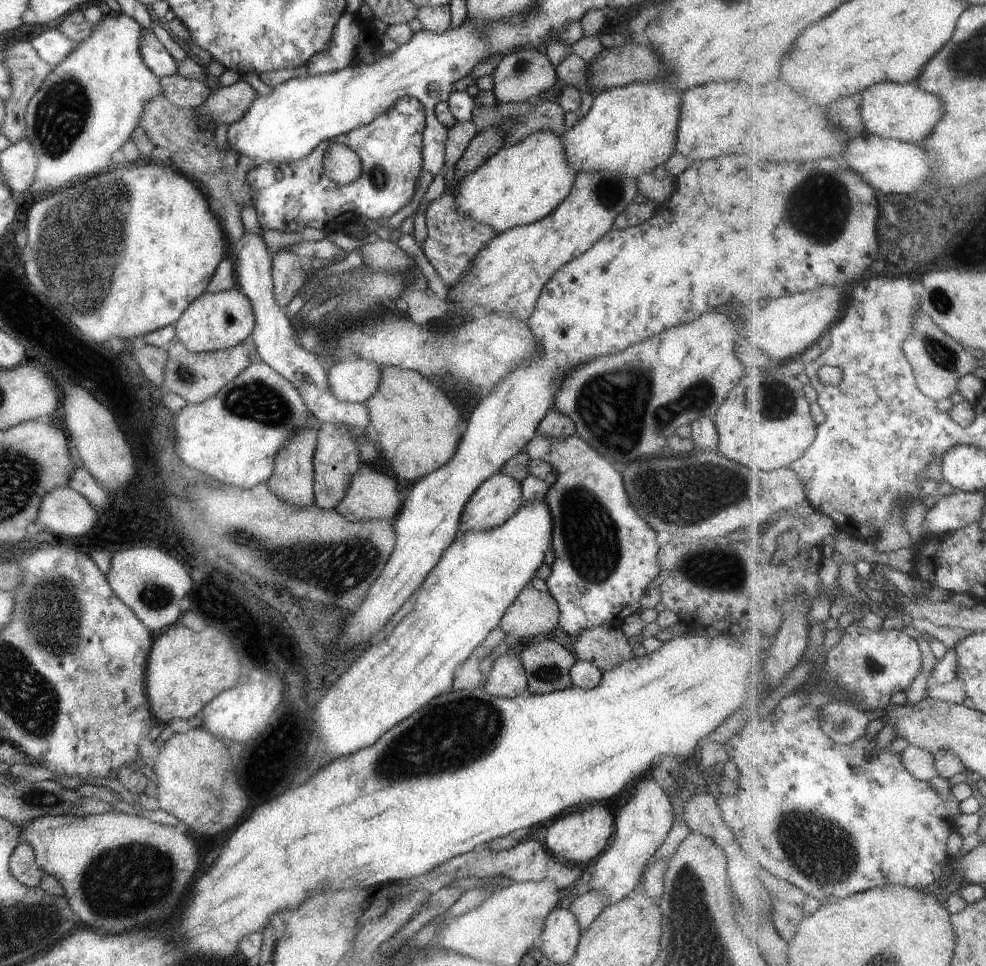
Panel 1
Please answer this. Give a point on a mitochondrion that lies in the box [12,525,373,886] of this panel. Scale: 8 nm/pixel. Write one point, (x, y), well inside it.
(53, 611)

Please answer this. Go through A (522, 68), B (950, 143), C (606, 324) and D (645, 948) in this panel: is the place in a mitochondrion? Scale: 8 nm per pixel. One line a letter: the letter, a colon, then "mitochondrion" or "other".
A: mitochondrion
B: other
C: other
D: other

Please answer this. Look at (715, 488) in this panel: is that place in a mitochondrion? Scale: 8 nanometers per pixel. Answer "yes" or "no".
yes

